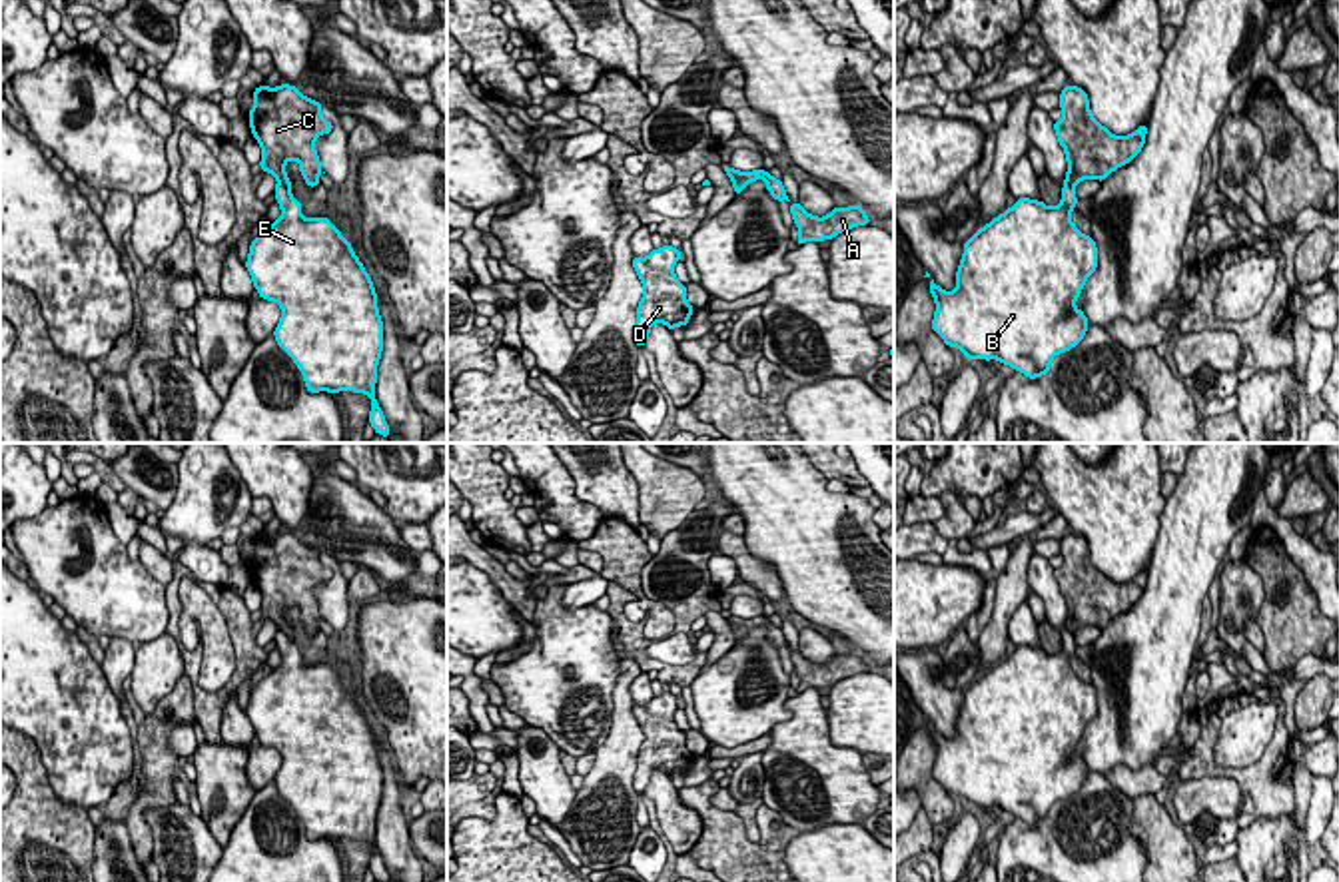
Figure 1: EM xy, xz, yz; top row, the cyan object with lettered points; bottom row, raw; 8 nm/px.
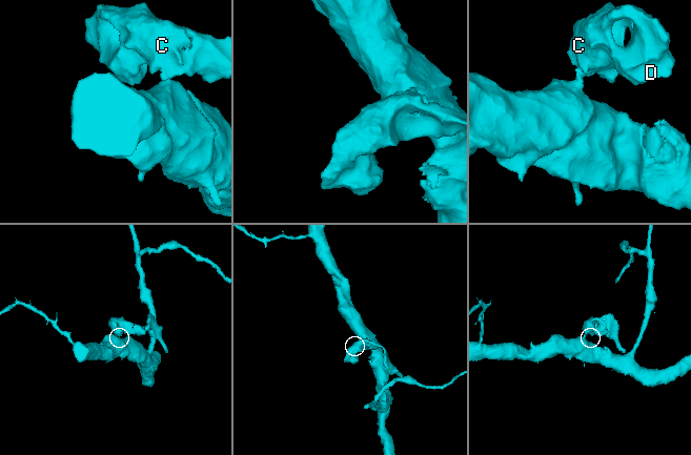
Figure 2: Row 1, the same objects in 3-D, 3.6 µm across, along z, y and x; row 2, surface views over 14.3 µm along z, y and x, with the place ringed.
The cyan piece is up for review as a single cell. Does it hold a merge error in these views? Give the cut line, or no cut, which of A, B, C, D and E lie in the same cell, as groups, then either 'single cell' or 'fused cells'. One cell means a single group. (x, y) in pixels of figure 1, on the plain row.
cut in xy along (278, 627), (290, 639); A C D / B E; fused cells

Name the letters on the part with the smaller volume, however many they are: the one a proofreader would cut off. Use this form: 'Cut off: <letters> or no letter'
Cut off: A, C, D

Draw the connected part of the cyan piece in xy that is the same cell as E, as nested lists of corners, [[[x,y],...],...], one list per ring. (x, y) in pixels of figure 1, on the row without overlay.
[[[279,629],[273,641],[281,664],[257,680],[249,692],[245,714],[259,744],[281,754],[281,766],[273,778],[275,788],[299,814],[309,840],[355,838],[369,842],[369,870],[375,880],[389,882],[391,876],[375,846],[383,770],[371,724],[349,688],[327,664],[303,664],[301,651]]]

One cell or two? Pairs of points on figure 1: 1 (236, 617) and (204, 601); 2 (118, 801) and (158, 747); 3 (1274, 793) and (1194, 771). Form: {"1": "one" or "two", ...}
{"1": "two", "2": "two", "3": "one"}

